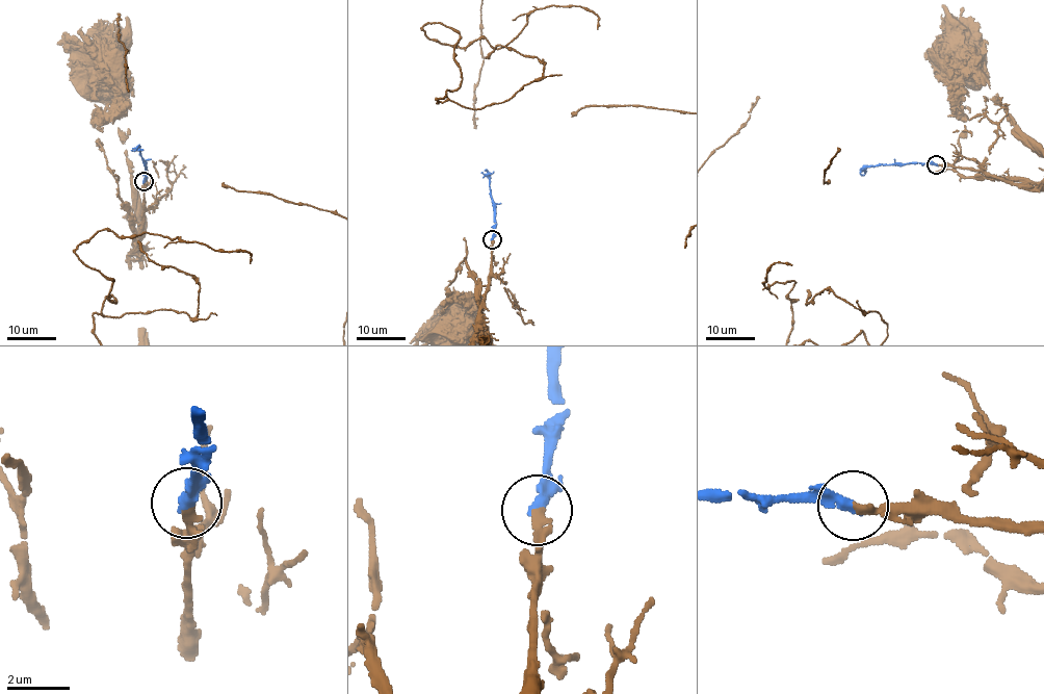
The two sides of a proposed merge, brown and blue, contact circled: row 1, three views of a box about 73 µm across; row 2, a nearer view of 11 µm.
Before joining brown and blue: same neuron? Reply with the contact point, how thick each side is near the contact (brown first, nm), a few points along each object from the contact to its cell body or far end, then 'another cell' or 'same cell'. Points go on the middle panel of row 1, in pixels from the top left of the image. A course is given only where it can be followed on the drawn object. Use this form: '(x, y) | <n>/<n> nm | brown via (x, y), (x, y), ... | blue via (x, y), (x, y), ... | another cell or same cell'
(492, 239) | 300/380 nm | brown via (491, 239), (488, 283), (464, 260), (450, 284), (449, 303), (465, 302), (455, 329) | blue via (492, 239), (495, 212), (485, 169) | same cell

